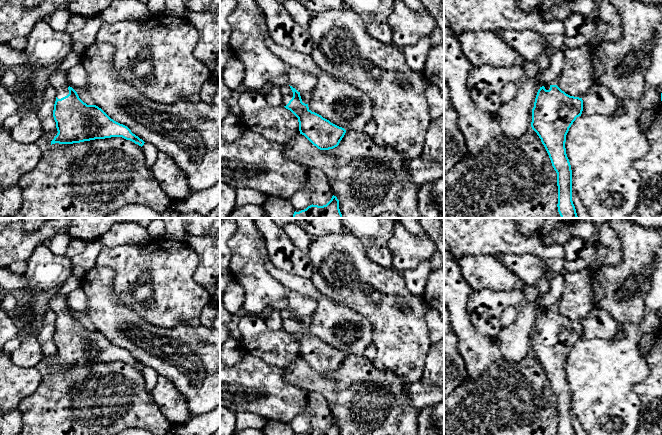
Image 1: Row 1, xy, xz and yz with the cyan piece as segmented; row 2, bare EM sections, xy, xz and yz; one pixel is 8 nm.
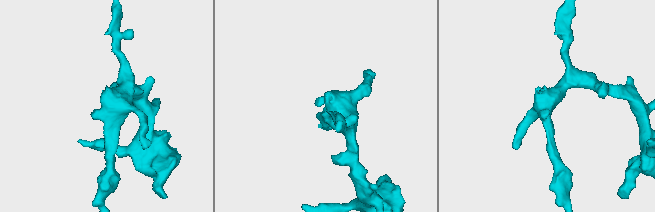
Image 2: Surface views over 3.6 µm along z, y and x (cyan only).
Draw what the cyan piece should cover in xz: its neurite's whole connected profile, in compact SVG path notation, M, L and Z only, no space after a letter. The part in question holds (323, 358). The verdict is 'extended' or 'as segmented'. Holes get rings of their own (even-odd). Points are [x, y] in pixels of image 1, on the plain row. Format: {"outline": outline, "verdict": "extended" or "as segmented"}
{"outline": "M281 309L279 314L282 330L298 342L300 358L320 374L333 373L339 369L346 357L344 352L312 336L308 328L302 326L300 316L292 310Z", "verdict": "extended"}

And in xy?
{"outline": "M58 292L53 294L49 299L49 308L56 314L53 341L58 355L51 369L111 361L122 361L141 371L144 369L145 366L127 350L111 343L98 330L84 327L77 316L68 309L65 295Z", "verdict": "extended"}

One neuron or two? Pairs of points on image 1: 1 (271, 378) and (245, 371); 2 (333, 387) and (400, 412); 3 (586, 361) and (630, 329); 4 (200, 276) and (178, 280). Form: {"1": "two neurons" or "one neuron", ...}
{"1": "one neuron", "2": "one neuron", "3": "one neuron", "4": "two neurons"}

